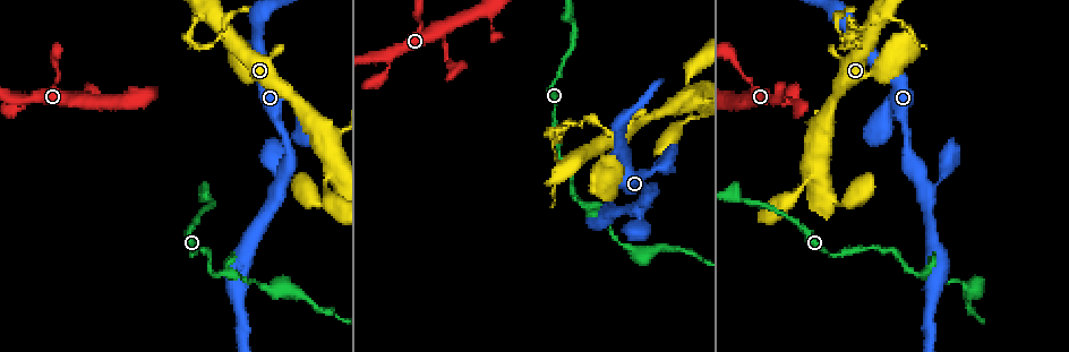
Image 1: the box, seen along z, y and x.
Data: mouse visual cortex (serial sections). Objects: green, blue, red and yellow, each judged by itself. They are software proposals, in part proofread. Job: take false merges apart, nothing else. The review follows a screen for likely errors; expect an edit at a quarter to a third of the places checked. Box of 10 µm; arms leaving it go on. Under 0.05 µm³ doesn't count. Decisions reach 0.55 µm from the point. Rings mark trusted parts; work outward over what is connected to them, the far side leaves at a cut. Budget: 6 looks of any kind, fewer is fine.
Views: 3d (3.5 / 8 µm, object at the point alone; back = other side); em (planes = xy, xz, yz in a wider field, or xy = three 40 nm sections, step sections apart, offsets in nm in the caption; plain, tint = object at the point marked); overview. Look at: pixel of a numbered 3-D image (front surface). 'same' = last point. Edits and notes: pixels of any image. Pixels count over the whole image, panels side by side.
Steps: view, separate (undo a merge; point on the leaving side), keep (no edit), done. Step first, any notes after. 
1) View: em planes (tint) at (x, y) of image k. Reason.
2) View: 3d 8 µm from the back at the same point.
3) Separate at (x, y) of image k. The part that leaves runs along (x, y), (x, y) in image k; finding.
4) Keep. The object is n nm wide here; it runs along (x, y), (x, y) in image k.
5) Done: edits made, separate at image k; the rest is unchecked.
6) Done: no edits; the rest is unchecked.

View: 3d 3.5 µm at (188, 34) of image 1. A narrow waist.

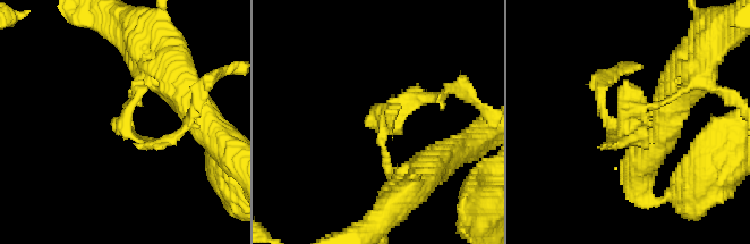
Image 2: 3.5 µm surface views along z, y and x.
View: em xy step 2 (plain) at (641, 110) of image 2. Need the tissue.

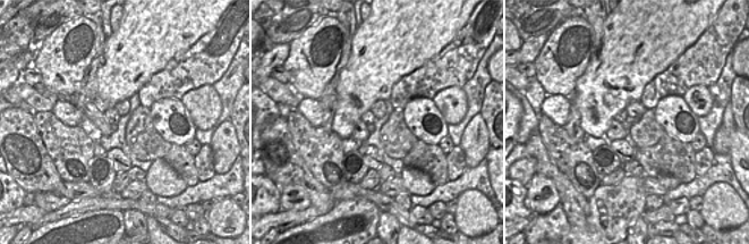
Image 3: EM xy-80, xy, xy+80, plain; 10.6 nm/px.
View: em xy step 2 (tint) at the same point. Where the object lies.

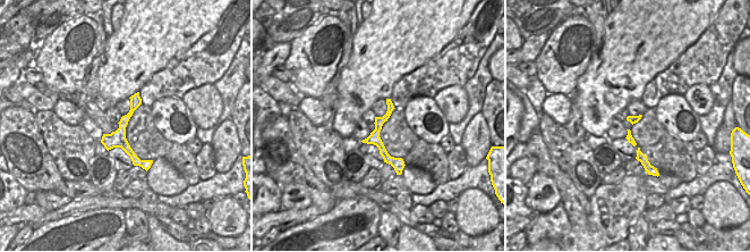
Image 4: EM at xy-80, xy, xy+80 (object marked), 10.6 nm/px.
Separate at (385, 108) of image 2. The part that leaves runs along (381, 145), (381, 110), (429, 99) in image 2; two cells meet here.

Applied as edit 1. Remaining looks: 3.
View: 3d 8 µm at (387, 68) of image 1. A narrow waist.

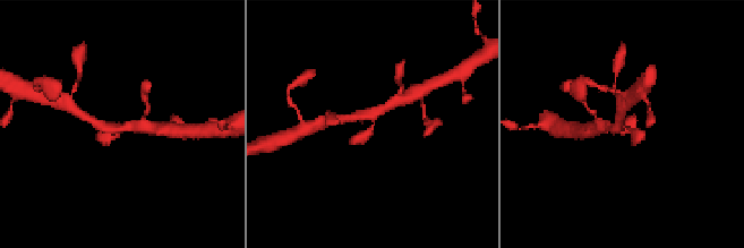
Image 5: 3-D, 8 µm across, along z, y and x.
View: 3d 3.5 µm at the same point.

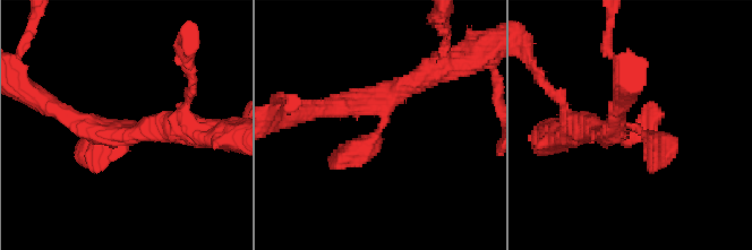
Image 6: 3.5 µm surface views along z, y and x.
View: em xy step 2 (tint) at (383, 128) of image 6. Shape alone is not enough.

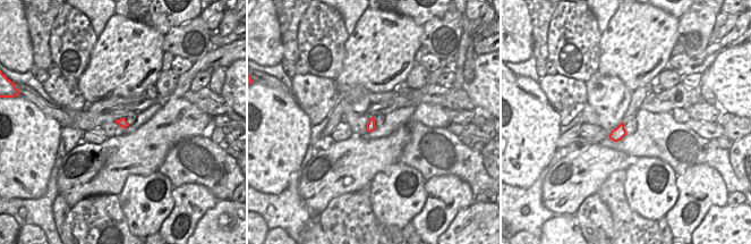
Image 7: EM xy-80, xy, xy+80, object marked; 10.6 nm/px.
Keep. It runs along (181, 127), (128, 123), (94, 169) in image 6; continuous, no second cell.

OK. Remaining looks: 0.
Done: edits made, separate at image 2; the rest is unchecked.

